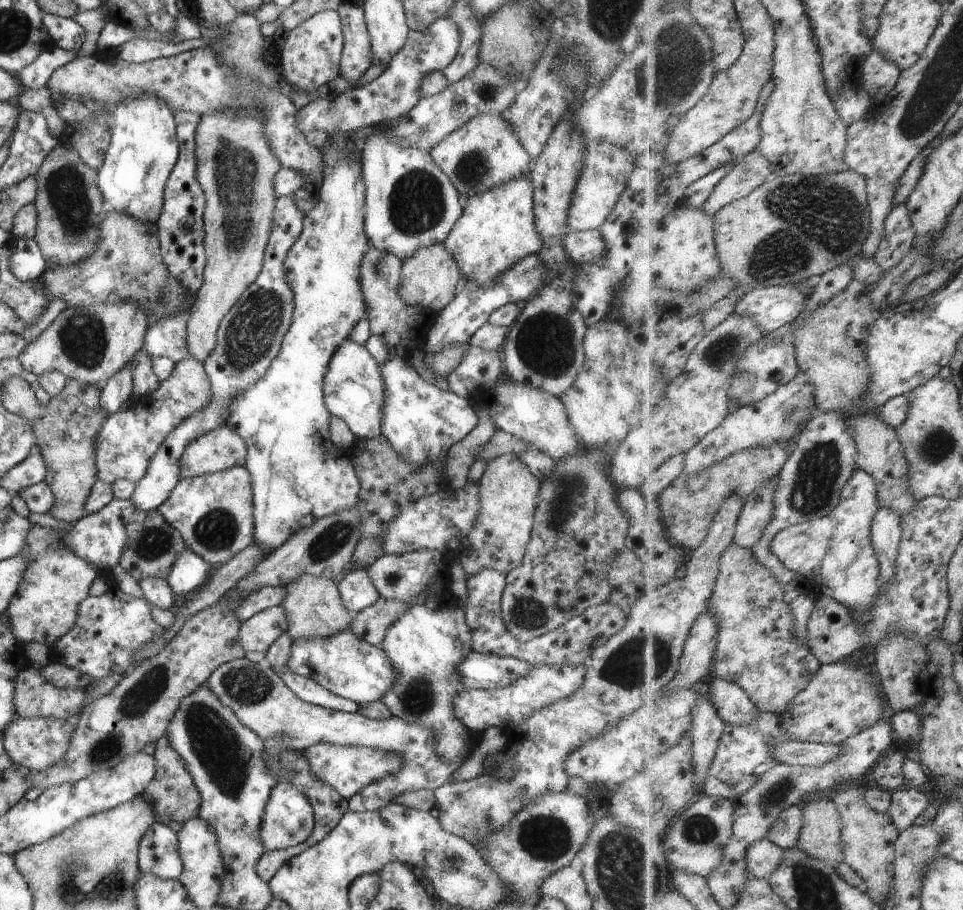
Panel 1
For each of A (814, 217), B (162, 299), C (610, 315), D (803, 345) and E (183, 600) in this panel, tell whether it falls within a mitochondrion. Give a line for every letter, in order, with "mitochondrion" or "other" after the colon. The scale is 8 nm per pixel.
A: mitochondrion
B: mitochondrion
C: other
D: other
E: other

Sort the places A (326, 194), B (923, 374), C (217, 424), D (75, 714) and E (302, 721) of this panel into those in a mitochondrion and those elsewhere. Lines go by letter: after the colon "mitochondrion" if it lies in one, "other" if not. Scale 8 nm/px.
A: other
B: other
C: other
D: other
E: other

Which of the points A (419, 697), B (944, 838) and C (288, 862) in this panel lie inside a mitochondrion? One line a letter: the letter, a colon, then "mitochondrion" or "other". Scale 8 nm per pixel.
A: mitochondrion
B: mitochondrion
C: other

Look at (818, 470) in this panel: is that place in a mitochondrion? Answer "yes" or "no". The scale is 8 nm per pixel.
yes

